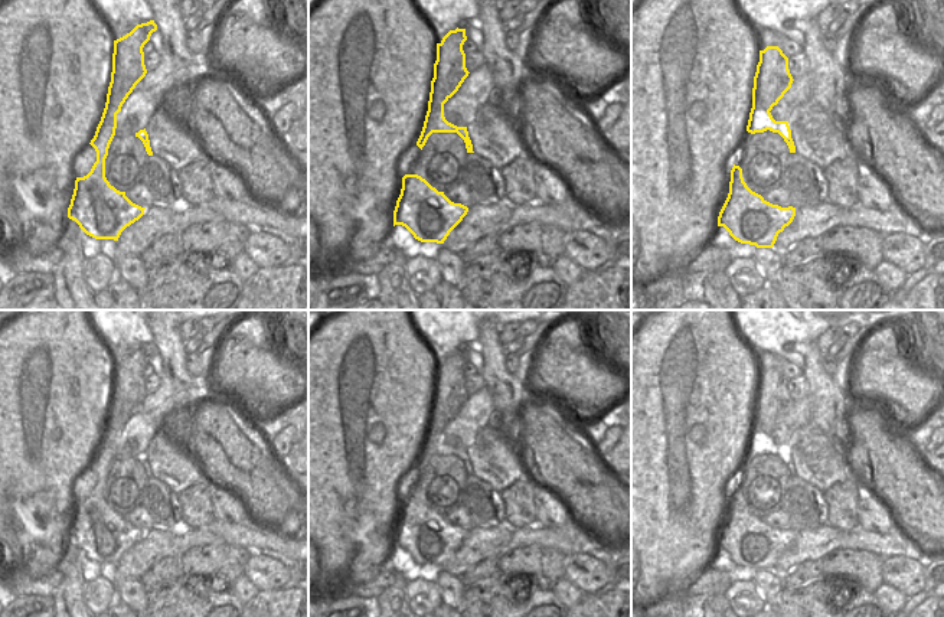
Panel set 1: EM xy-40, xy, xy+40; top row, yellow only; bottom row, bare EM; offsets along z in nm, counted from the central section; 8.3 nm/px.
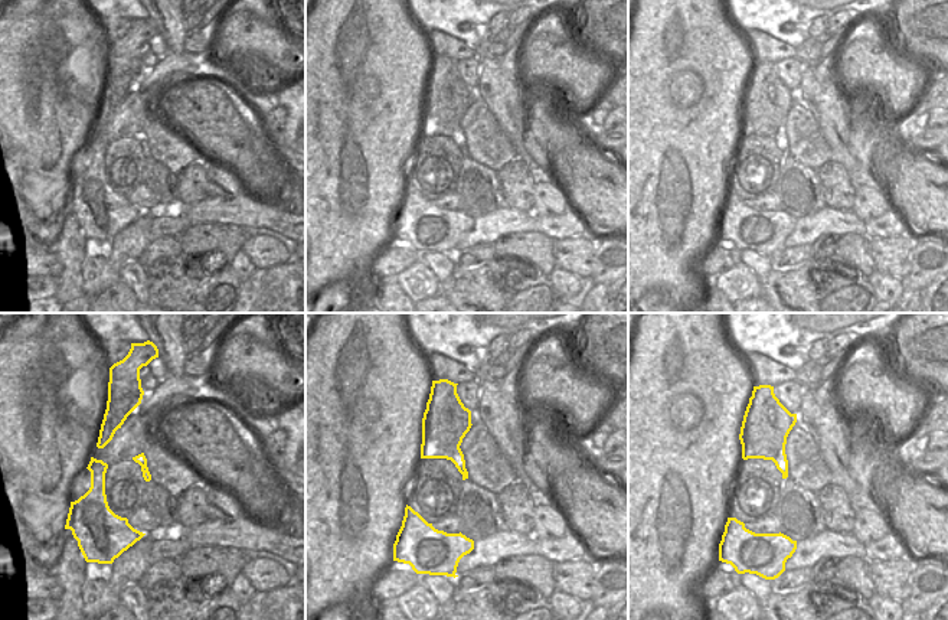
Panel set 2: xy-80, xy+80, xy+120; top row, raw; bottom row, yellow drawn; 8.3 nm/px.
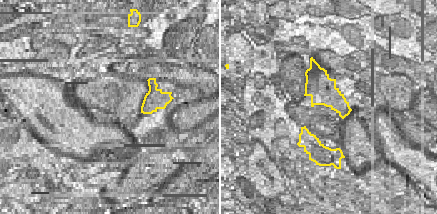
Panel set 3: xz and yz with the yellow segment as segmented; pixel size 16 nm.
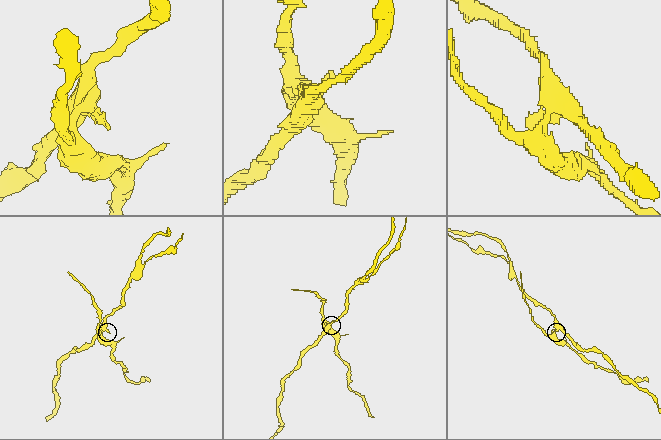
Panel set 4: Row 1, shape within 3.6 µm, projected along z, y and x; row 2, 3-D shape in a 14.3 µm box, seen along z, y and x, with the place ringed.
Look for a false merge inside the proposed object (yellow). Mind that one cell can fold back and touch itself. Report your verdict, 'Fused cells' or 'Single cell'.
Fused cells

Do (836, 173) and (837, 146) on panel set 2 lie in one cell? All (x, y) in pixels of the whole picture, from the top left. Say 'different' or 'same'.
different

